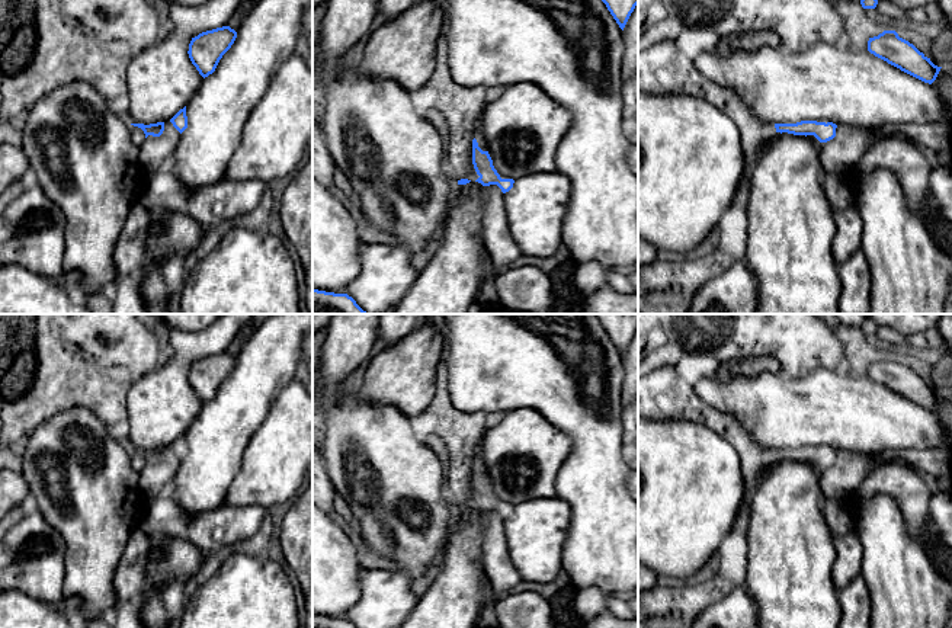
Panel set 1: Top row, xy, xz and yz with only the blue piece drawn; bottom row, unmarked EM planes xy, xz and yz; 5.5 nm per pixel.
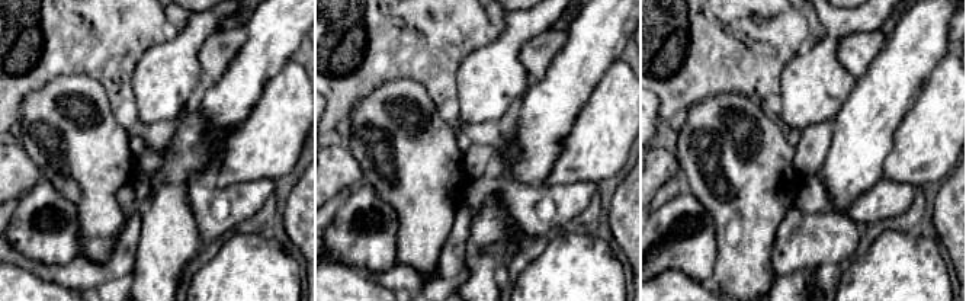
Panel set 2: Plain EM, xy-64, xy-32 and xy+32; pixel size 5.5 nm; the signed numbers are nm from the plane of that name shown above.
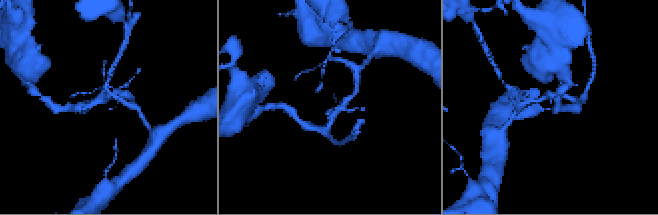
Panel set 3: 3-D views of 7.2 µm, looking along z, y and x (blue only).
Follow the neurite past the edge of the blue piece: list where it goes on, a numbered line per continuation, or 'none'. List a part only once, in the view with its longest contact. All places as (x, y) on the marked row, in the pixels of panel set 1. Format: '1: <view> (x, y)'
none

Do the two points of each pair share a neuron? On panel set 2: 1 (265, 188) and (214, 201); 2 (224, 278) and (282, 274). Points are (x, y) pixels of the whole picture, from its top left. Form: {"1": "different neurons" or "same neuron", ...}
{"1": "same neuron", "2": "same neuron"}

